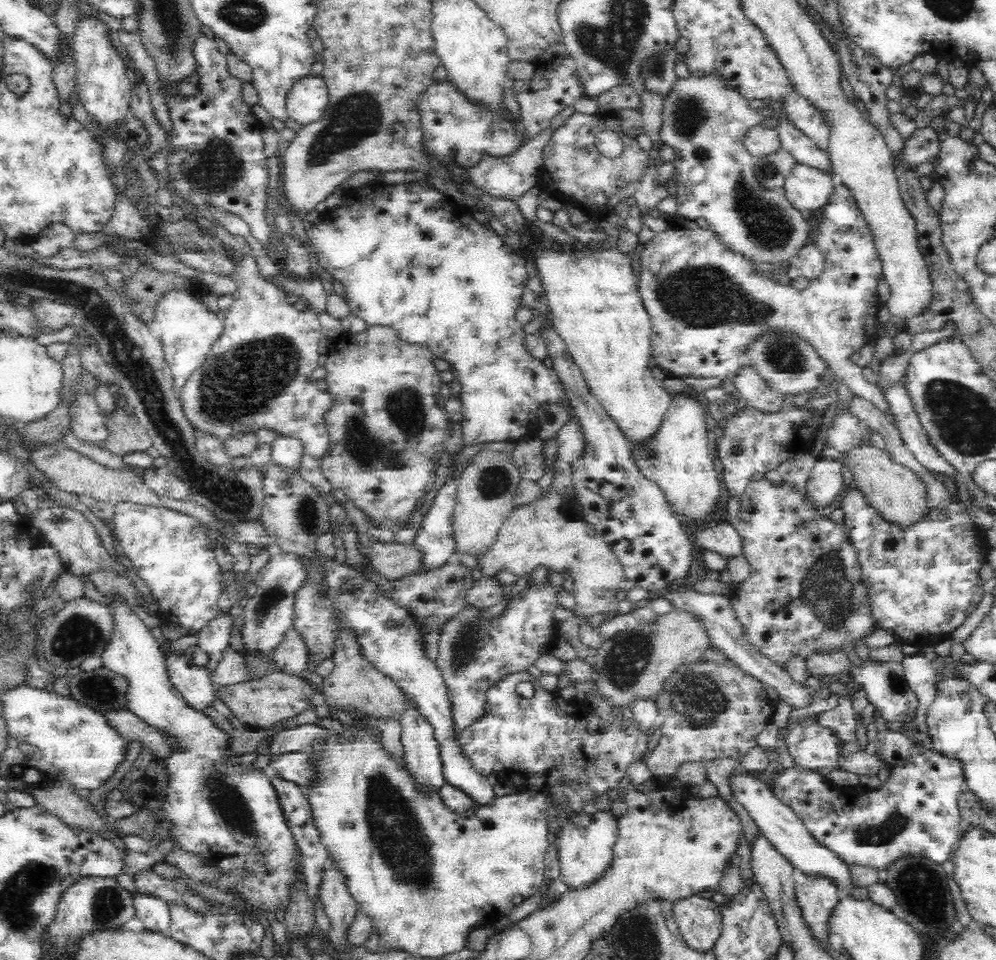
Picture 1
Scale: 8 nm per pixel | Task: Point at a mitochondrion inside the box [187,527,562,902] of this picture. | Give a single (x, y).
(400, 841)

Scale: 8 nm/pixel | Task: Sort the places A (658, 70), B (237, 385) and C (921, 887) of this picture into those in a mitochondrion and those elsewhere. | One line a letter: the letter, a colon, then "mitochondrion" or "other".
A: mitochondrion
B: mitochondrion
C: mitochondrion

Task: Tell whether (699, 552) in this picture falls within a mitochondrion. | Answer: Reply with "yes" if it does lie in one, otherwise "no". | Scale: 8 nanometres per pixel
no

